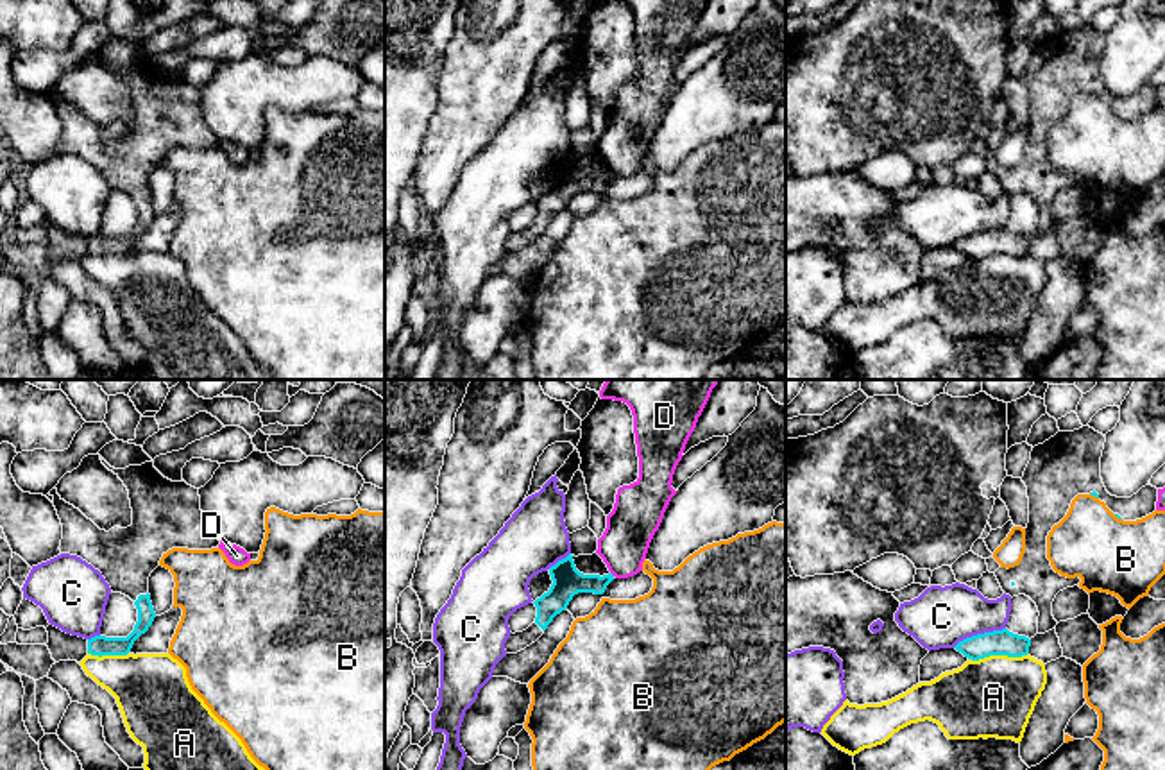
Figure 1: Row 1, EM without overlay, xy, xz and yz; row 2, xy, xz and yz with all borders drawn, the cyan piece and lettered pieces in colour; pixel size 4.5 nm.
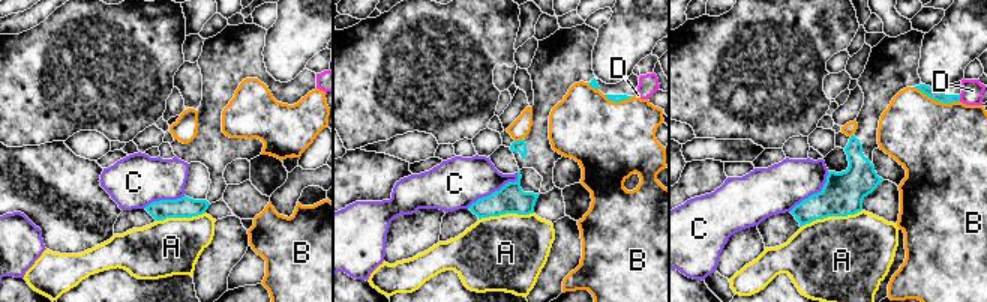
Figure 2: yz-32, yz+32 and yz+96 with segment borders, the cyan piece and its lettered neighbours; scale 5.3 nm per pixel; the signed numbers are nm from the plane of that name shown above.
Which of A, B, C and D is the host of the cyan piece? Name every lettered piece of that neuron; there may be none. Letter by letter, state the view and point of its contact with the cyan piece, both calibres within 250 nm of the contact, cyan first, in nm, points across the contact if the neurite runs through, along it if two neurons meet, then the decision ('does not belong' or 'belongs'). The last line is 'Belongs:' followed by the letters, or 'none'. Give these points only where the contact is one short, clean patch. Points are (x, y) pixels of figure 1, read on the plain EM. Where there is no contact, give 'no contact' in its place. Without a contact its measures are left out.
A: yz (999, 253) | 110/360 nm | does not belong
B: yz (1094, 94) | 20/320 nm | does not belong
C: yz (977, 233) | 110/280 nm | does not belong
D: no contact | does not belong
Belongs: none

